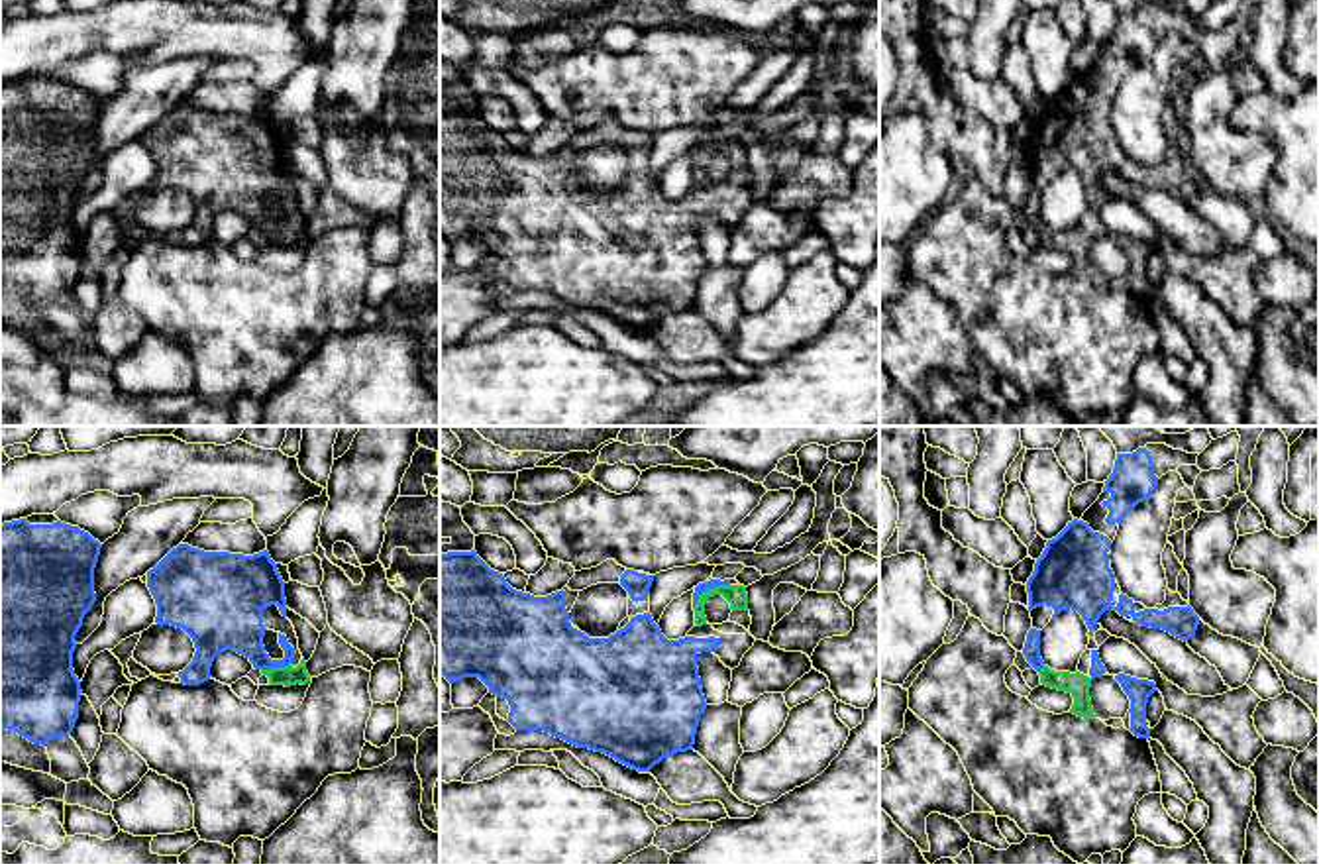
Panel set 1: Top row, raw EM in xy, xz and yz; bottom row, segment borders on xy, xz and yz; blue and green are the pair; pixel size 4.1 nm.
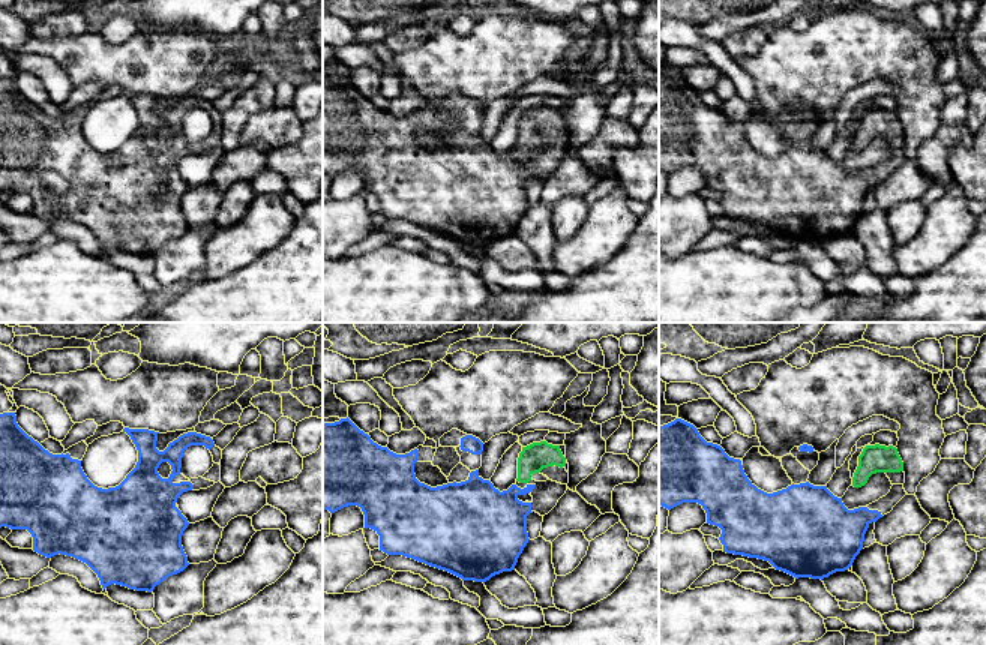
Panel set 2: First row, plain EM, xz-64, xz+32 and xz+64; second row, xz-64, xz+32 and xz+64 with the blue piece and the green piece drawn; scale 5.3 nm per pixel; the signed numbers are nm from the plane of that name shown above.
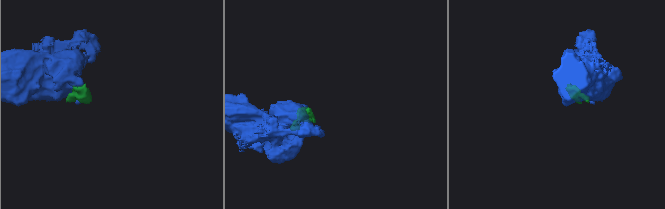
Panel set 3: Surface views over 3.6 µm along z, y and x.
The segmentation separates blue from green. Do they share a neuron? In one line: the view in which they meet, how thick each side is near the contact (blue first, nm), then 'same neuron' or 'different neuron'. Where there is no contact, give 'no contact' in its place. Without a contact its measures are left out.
contact in xz; calibres 50 and 90 nm; same neuron

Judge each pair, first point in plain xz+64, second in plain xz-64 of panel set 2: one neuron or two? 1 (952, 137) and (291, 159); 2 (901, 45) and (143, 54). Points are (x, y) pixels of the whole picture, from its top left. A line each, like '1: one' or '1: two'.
1: two
2: one

